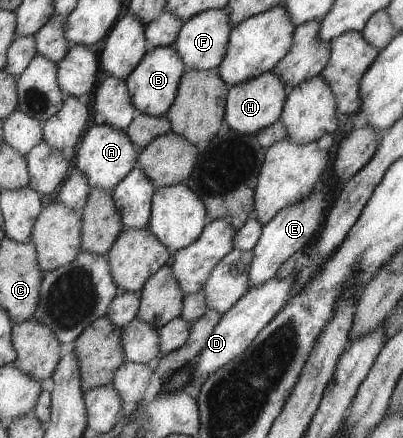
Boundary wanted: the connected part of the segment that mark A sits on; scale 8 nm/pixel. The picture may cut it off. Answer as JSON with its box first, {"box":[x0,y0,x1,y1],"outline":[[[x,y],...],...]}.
{"box":[75,123,141,190],"outline":[[[96,123],[86,131],[80,150],[75,155],[75,162],[80,172],[88,176],[92,187],[113,190],[138,166],[140,153],[141,150],[138,150],[138,146],[134,146],[126,130]]]}

